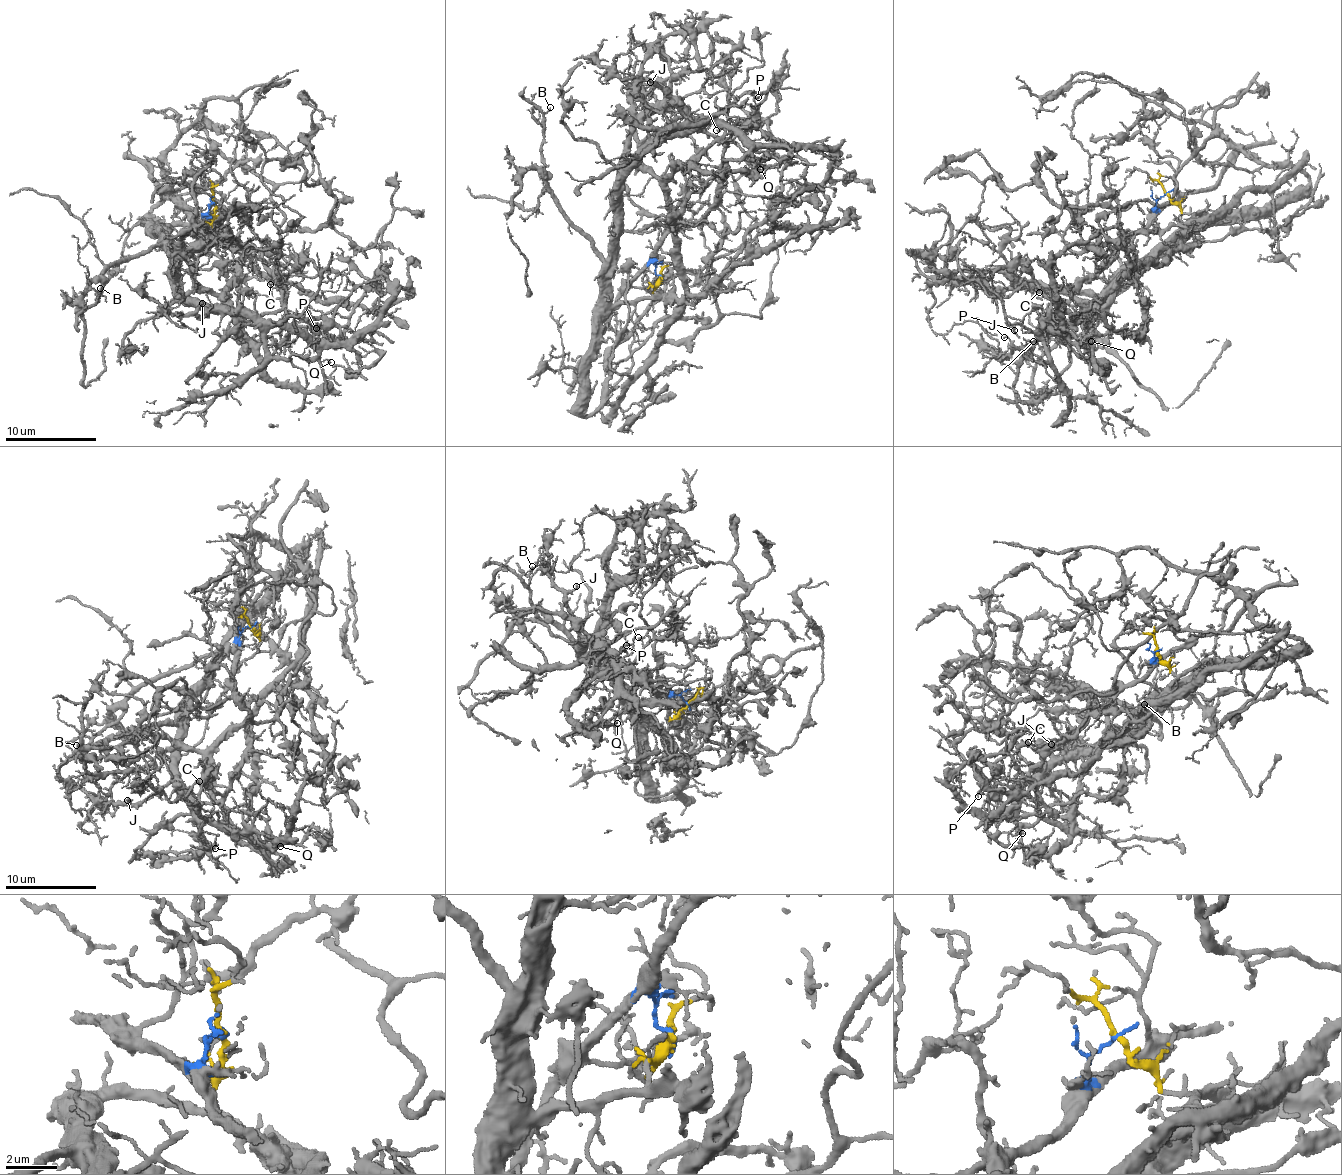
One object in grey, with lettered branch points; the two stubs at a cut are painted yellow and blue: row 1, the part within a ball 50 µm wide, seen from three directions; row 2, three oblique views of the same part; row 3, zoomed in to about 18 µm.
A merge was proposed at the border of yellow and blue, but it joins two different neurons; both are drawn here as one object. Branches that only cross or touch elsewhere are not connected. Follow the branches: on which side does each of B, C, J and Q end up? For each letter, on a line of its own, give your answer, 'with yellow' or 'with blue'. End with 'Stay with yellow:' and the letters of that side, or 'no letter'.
B: with yellow
C: with blue
J: with yellow
Q: with yellow
Stay with yellow: B, J, Q

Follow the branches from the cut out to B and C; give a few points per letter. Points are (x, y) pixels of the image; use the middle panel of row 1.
B: (661, 278), (649, 297), (612, 300), (609, 266), (553, 197), (542, 160), (542, 115), (550, 107)
C: (661, 278), (653, 255), (668, 232), (698, 224), (715, 200), (730, 133), (726, 128), (716, 129)

